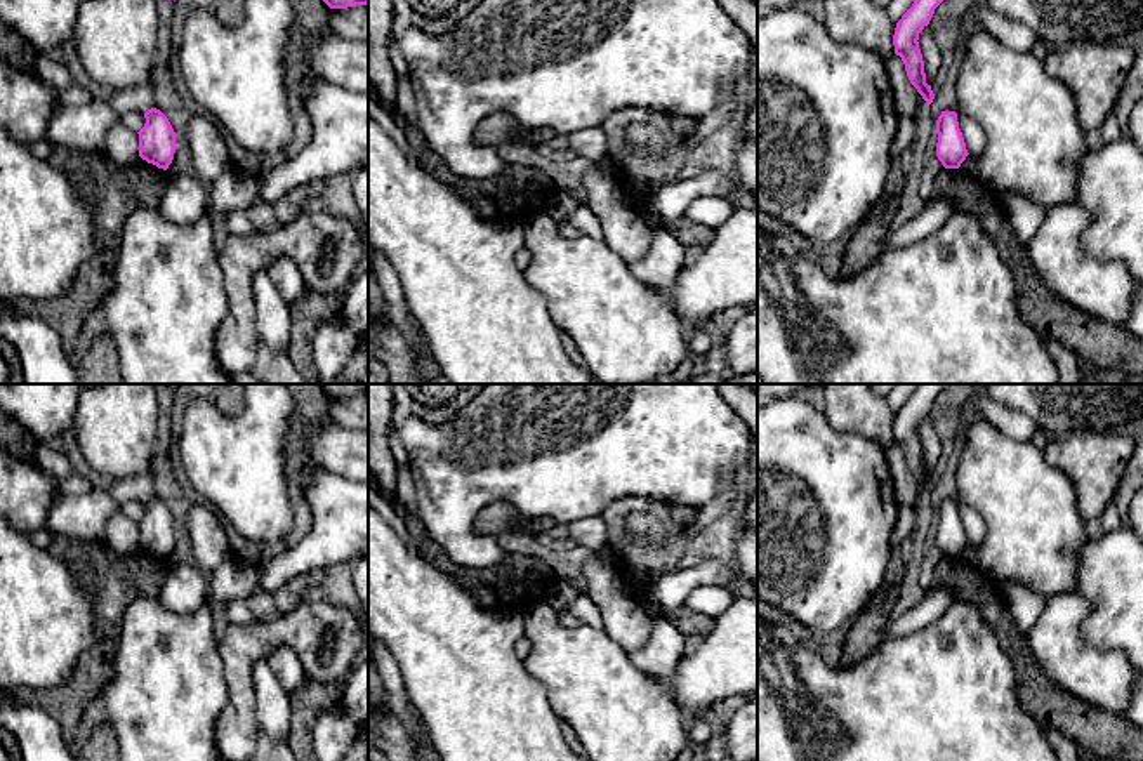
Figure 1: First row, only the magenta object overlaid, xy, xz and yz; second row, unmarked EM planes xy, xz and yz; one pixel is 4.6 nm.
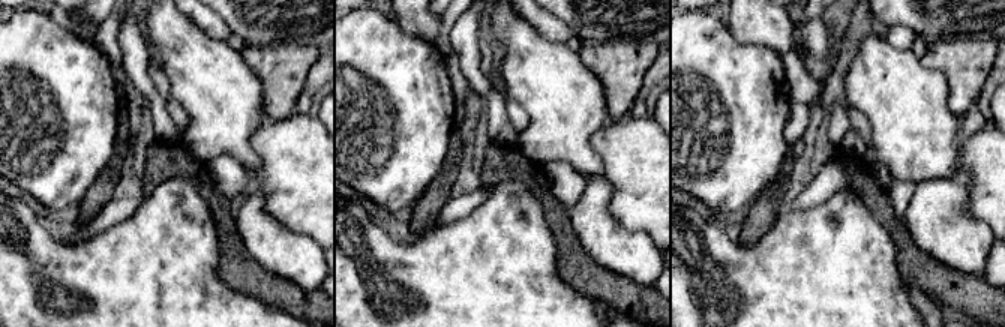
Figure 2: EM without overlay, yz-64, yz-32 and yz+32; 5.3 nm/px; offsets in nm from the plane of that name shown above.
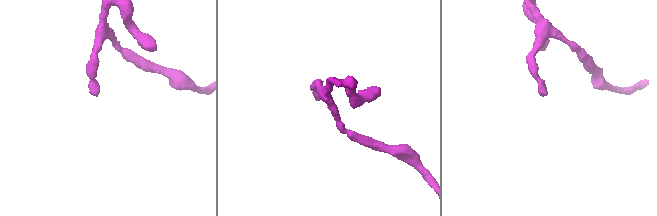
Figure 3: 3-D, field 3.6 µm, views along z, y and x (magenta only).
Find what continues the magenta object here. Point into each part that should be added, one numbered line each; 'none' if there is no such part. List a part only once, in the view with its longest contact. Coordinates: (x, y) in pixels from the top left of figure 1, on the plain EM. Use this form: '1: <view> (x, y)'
none

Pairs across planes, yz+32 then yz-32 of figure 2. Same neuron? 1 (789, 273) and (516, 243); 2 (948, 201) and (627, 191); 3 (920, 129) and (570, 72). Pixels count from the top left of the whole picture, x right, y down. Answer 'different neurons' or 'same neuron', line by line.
1: same neuron
2: different neurons
3: same neuron

